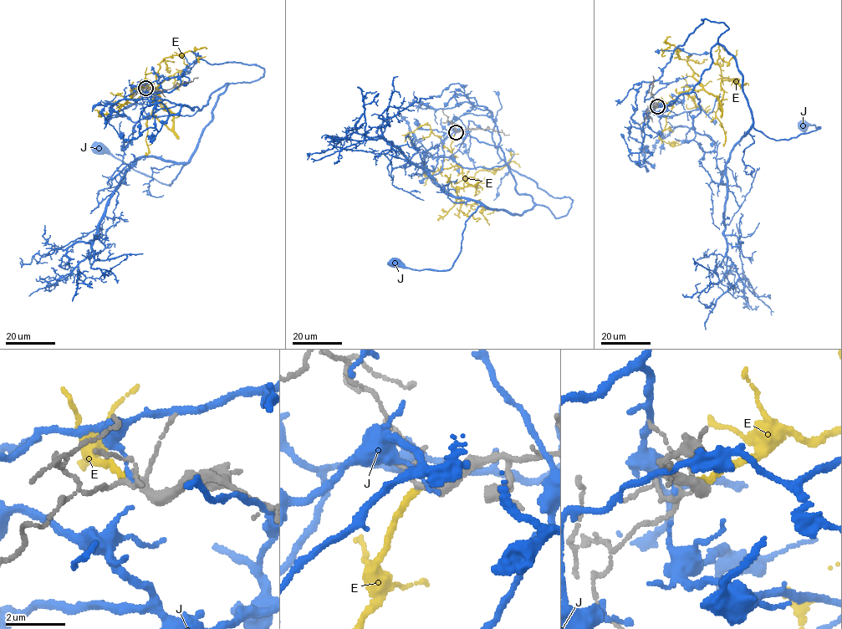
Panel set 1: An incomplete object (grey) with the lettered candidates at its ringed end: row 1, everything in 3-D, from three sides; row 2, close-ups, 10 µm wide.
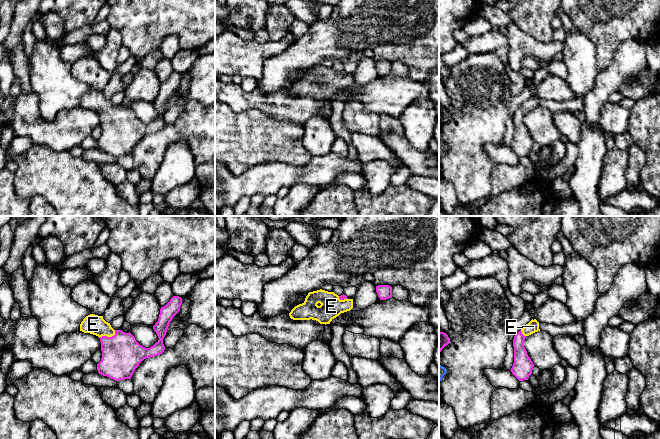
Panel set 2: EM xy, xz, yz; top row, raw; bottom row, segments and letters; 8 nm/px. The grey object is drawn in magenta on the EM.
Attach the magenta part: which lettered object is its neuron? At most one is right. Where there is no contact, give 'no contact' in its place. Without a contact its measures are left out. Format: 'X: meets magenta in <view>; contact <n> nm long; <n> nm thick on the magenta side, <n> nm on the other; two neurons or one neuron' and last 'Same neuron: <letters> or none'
E: meets magenta in xy; contact 150 nm long; 320 nm thick on the magenta side, 160 nm on the other; one neuron
J: no contact; two neurons
Same neuron: E

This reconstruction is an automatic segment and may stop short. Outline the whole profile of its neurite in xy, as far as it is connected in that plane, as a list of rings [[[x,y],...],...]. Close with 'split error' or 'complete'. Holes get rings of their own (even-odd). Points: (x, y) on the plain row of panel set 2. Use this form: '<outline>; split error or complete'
[[[173,72],[161,83],[158,97],[153,102],[159,116],[150,124],[140,121],[130,108],[114,106],[103,92],[86,92],[80,100],[80,107],[98,112],[101,118],[102,134],[97,140],[98,149],[115,157],[131,155],[144,135],[162,130],[165,126],[163,115],[181,80],[182,74]]]; split error

